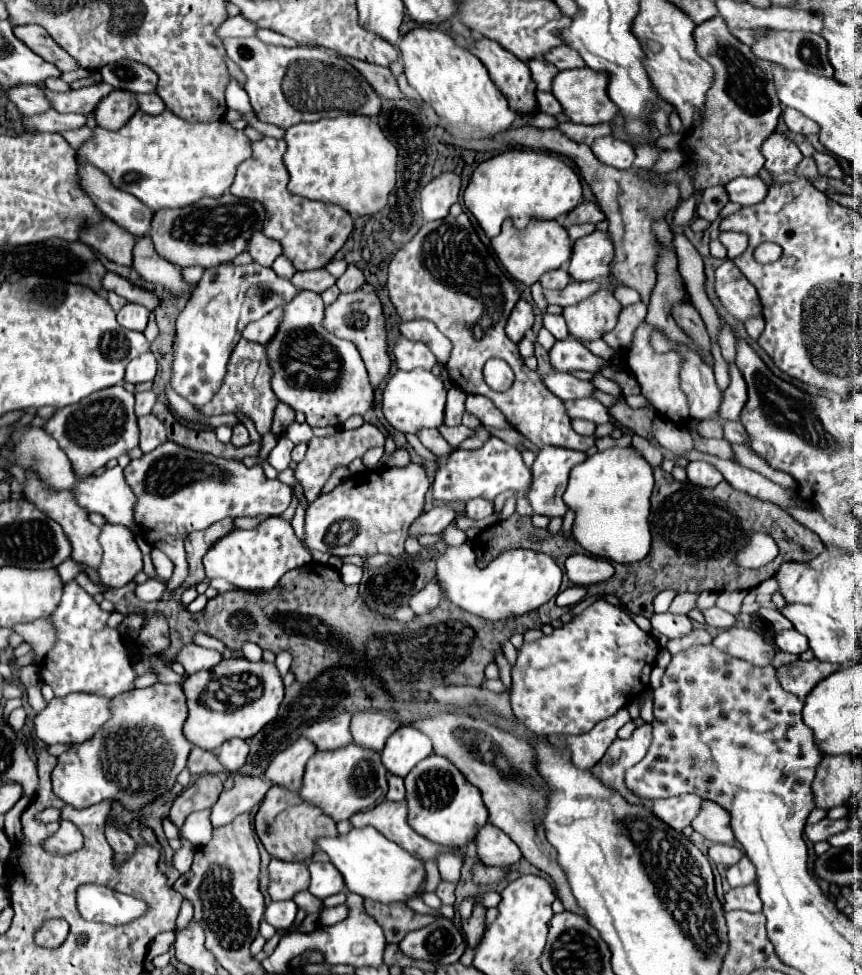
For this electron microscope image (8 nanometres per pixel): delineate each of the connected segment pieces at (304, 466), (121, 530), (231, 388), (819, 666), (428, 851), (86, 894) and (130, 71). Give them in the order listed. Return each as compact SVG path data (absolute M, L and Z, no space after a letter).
M364 423L358 429L340 429L336 435L332 437L314 437L308 445L306 457L296 465L294 469L294 477L298 479L298 483L304 487L304 495L308 501L318 499L318 493L322 489L322 485L328 481L328 477L334 473L336 467L340 465L348 465L352 459L362 457L370 447L380 447L384 445L384 435L378 427Z
M106 523L100 533L100 545L104 549L98 571L102 585L124 587L142 571L142 553L128 527Z
M240 339L230 355L228 371L224 375L224 383L220 385L220 391L216 391L216 395L204 407L196 407L196 409L206 417L222 415L222 413L242 413L254 421L256 431L260 435L266 435L272 425L274 407L278 405L278 399L270 387L270 379L272 379L272 369L268 367L268 357L264 355L264 347L260 343Z
M800 659L796 663L780 667L776 671L776 675L778 675L782 689L804 699L814 689L816 683L820 683L824 677L832 675L838 669L840 669L840 665L836 665L836 663L824 663L818 659L812 659L812 661Z
M382 801L374 809L360 811L356 813L350 823L354 827L374 827L378 829L386 839L398 843L402 849L406 849L410 855L426 861L426 859L436 859L436 853L440 851L458 851L452 847L442 847L426 837L418 835L406 821L406 801L392 803L392 801Z
M102 885L78 887L76 907L86 921L110 923L110 917L116 917L116 925L126 925L148 911L144 901Z
M118 61L100 69L102 81L114 89L132 93L152 93L158 85L158 75L138 61Z

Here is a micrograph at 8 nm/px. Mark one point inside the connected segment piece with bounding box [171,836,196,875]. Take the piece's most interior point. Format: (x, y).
(182, 859)

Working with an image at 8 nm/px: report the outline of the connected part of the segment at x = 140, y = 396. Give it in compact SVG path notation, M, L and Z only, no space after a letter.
M152 391L136 393L136 405L134 405L136 415L148 415L152 411L154 403L156 403L156 395Z

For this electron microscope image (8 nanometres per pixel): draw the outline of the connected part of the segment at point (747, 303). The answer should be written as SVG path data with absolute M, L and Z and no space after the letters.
M726 259L716 269L716 293L724 303L726 311L740 321L762 315L762 303L758 301L756 289L742 275L742 271L734 265L732 259Z

